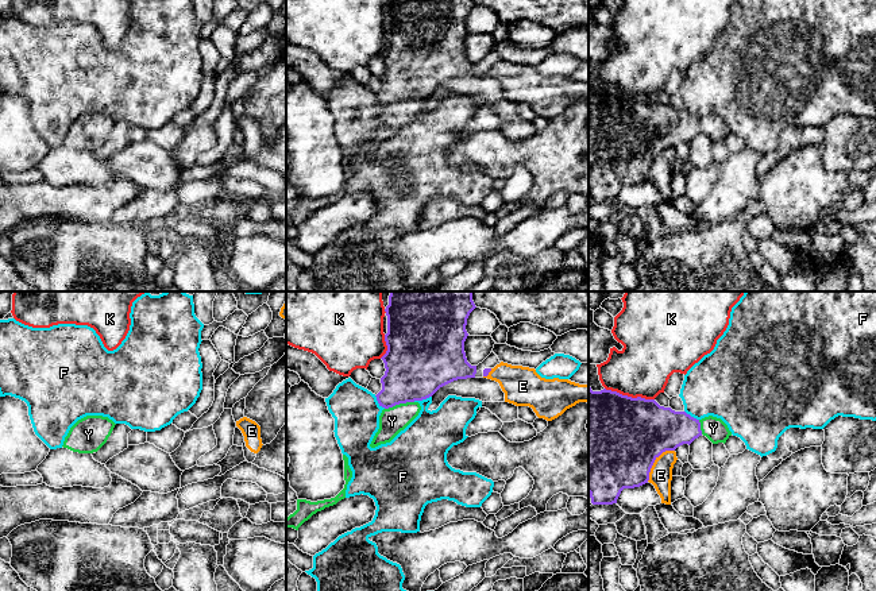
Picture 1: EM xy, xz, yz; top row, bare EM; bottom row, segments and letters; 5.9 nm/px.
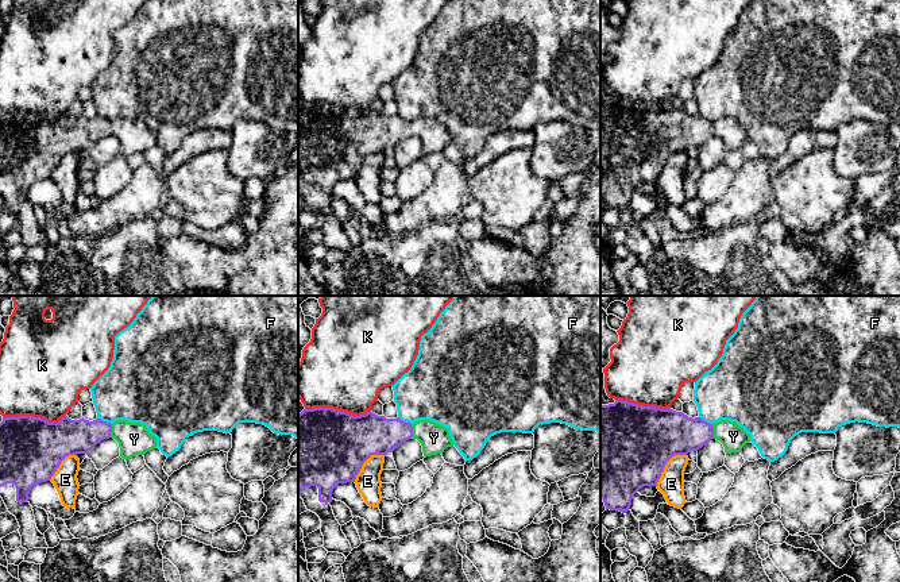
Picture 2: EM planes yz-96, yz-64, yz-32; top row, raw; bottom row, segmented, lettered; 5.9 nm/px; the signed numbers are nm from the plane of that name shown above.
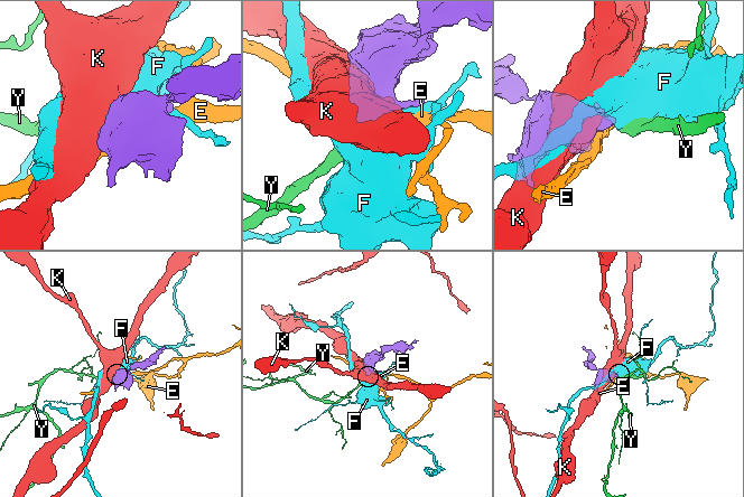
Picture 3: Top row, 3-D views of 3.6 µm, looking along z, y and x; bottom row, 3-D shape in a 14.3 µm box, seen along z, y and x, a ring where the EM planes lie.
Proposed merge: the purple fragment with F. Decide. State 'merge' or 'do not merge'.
do not merge

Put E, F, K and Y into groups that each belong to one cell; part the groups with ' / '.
E / F / K / Y

